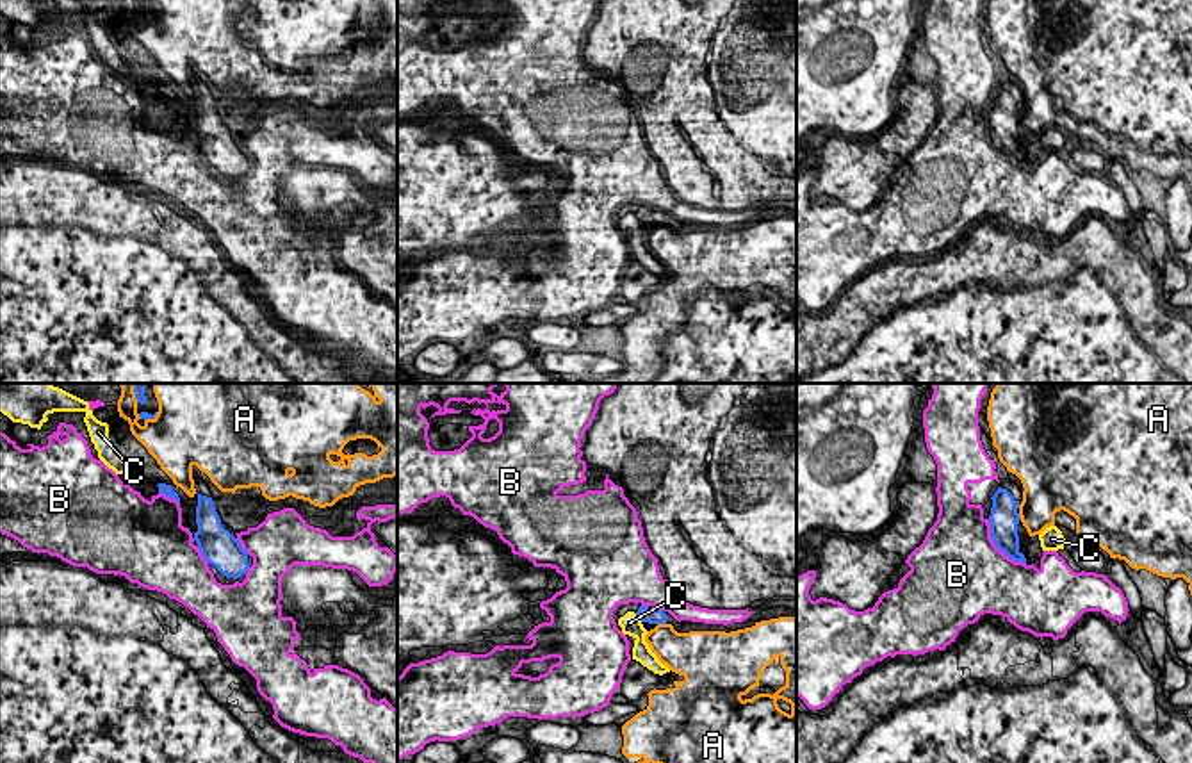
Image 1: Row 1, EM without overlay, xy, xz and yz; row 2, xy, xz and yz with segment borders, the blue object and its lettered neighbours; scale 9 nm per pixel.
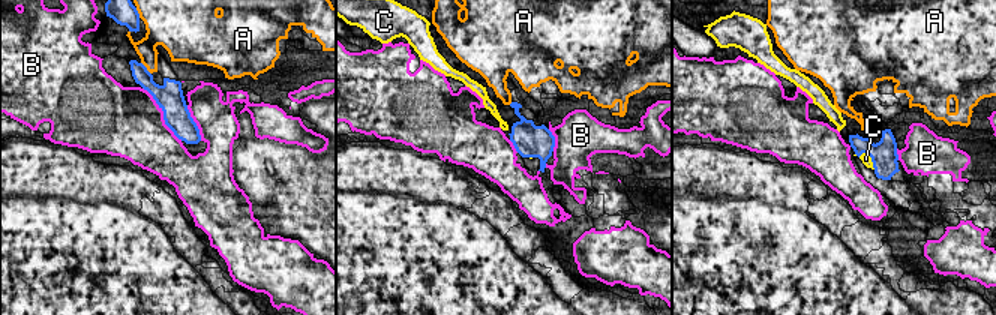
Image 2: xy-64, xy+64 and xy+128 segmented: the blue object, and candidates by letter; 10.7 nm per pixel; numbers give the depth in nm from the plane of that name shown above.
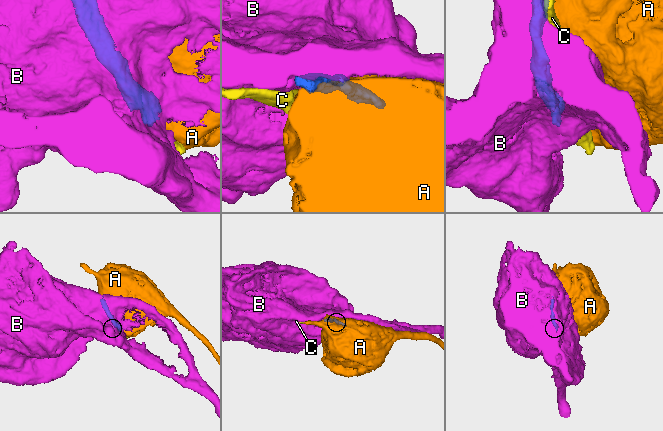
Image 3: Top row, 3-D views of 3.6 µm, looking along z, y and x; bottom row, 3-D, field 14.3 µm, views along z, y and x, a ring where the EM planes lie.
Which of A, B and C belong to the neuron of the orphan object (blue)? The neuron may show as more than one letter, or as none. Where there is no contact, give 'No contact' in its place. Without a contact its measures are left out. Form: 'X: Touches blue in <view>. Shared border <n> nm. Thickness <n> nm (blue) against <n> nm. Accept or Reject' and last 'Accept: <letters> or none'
A: Touches blue in xz. Shared border 80 nm. Thickness 140 nm (blue) against 300 nm. Reject
B: Touches blue in yz. Shared border 550 nm. Thickness 260 nm (blue) against 500 nm. Reject
C: Touches blue in xz. Shared border 110 nm. Thickness 140 nm (blue) against 180 nm. Reject
Accept: none

